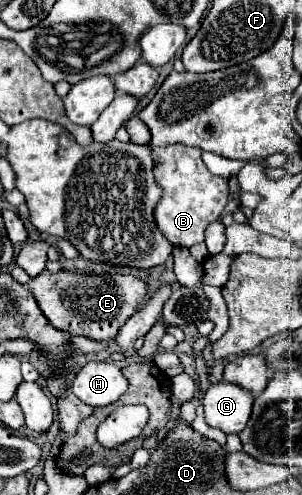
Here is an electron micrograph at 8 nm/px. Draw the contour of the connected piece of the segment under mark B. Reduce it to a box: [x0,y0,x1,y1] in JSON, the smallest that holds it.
[152,143,228,247]

